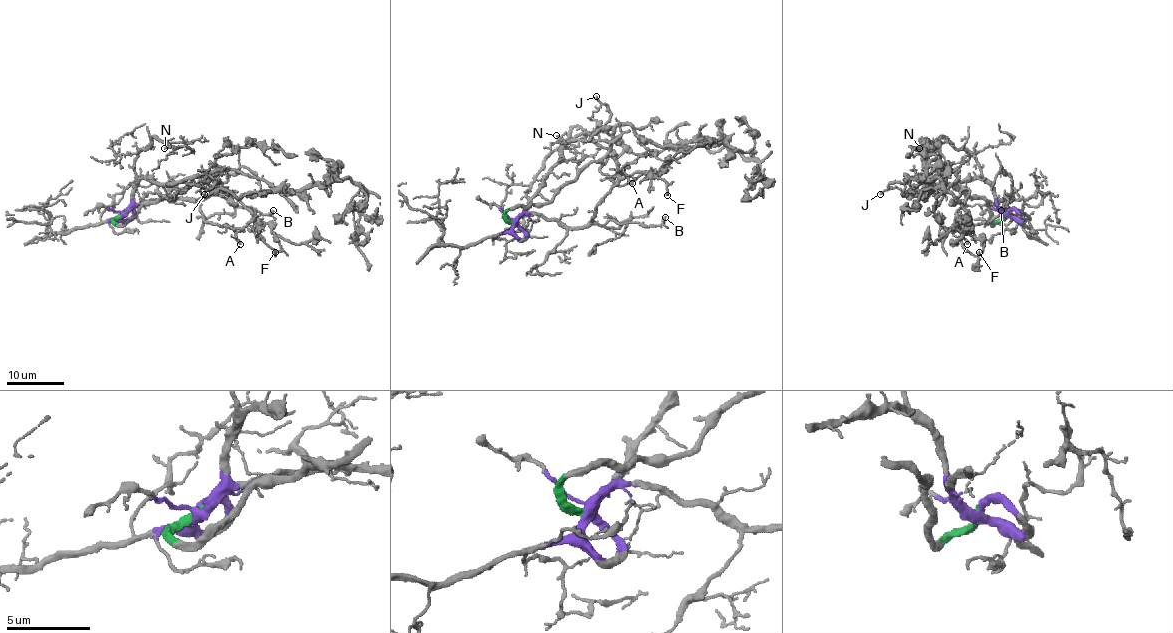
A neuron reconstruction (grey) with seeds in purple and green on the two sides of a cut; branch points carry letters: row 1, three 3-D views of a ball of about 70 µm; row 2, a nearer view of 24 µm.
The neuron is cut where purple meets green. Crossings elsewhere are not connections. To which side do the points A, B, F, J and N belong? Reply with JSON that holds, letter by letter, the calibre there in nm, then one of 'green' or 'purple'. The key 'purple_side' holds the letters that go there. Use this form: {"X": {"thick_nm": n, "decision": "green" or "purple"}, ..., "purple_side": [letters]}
{"A": {"thick_nm": 320, "decision": "purple"}, "B": {"thick_nm": 180, "decision": "purple"}, "F": {"thick_nm": 200, "decision": "green"}, "J": {"thick_nm": 170, "decision": "purple"}, "N": {"thick_nm": 120, "decision": "purple"}, "purple_side": ["A", "B", "J", "N"]}

